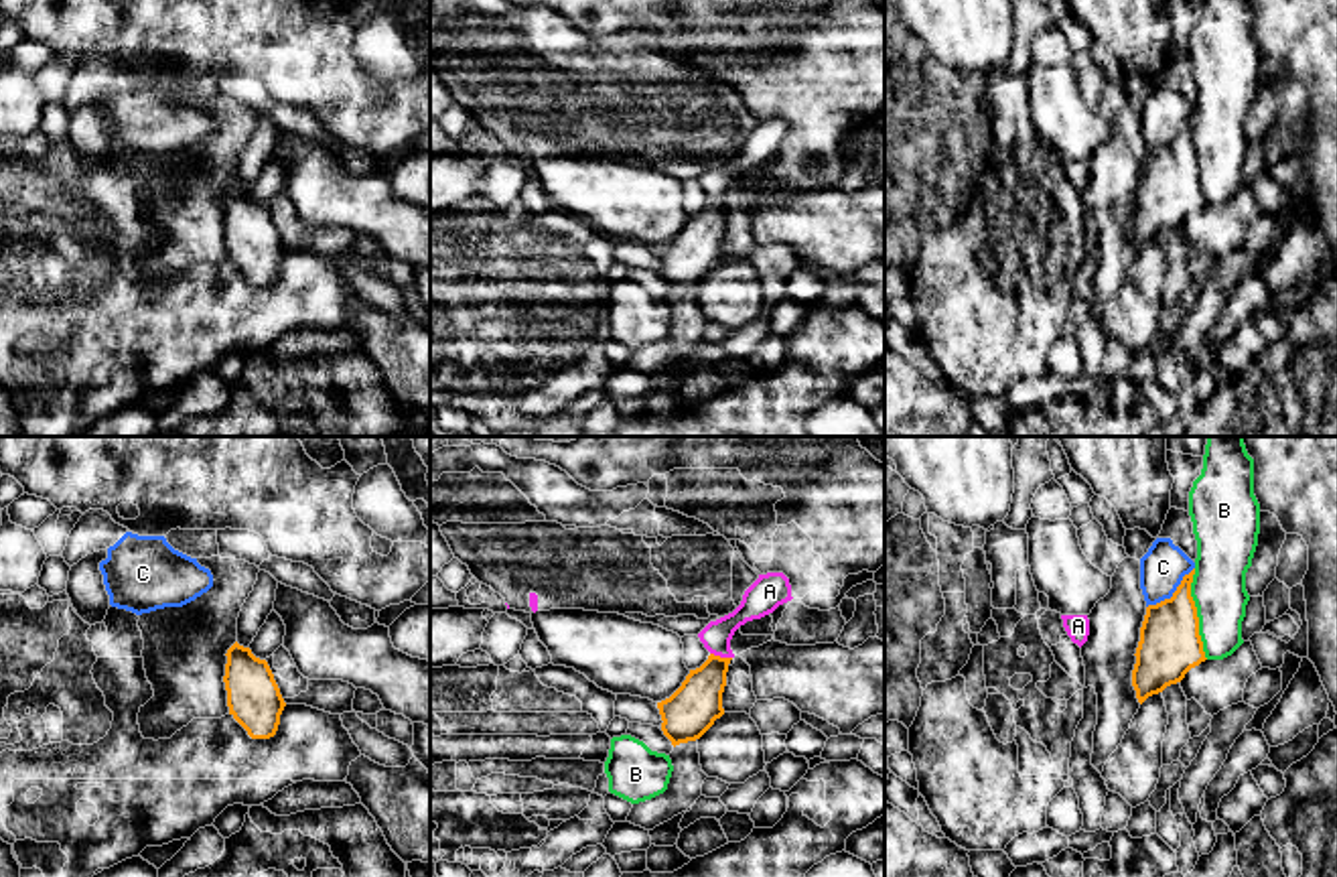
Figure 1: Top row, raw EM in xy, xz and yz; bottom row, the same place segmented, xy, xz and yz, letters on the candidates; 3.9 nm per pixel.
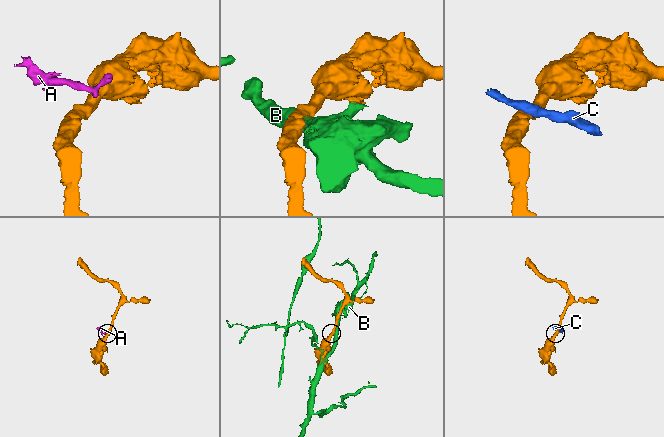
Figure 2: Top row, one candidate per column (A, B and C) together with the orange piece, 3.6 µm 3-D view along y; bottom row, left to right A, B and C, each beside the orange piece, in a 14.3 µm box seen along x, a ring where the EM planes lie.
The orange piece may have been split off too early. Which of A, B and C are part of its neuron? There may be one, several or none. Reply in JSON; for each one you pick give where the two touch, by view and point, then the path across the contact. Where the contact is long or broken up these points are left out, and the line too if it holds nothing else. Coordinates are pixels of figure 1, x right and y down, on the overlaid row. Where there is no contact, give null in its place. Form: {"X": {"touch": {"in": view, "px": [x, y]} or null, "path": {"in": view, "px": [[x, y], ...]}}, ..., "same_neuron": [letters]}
{"same_neuron": []}

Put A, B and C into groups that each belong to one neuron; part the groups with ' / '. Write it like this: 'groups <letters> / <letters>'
groups A C / B

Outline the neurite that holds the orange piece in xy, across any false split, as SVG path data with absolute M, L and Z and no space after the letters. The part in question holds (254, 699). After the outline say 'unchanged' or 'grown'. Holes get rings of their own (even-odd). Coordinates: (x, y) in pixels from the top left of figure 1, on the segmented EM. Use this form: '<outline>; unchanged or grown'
M237 642L225 656L223 682L229 715L252 739L274 737L286 702L268 662L256 658L250 648L243 648Z; unchanged

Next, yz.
M1195 568L1183 577L1171 599L1146 607L1132 670L1132 686L1140 704L1181 682L1191 668L1207 660L1191 597L1193 575Z; unchanged

